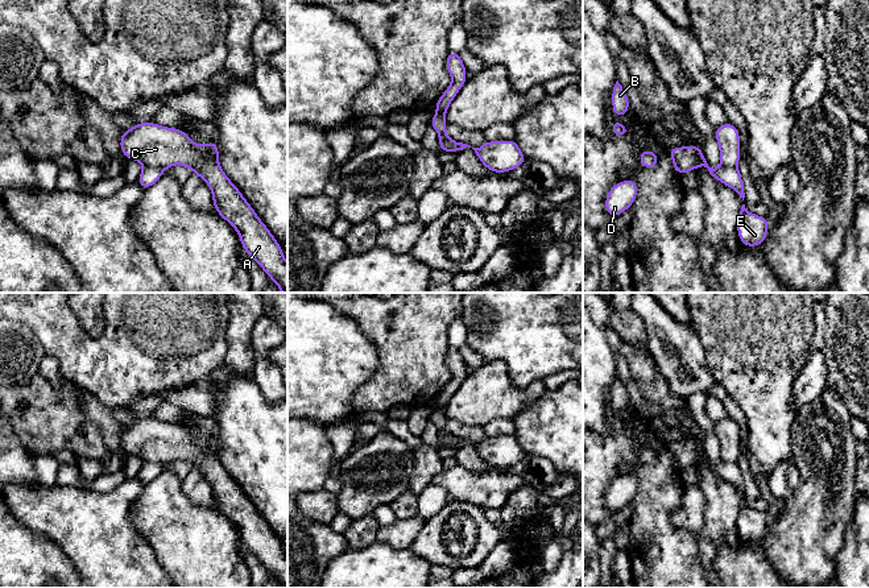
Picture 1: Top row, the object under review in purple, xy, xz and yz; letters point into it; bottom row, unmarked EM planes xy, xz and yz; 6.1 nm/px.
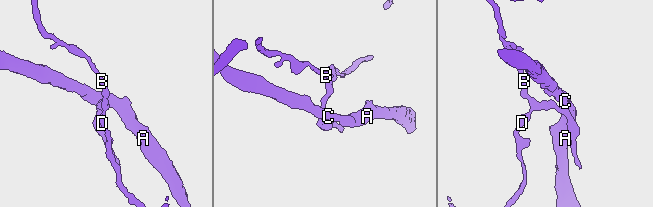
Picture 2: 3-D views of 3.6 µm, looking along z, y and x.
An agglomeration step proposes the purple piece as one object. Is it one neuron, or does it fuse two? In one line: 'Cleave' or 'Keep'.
Cleave

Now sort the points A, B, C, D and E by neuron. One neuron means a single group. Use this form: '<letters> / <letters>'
A C / B D E

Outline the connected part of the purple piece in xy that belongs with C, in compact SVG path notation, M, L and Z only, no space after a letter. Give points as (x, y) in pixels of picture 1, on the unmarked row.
M136 418L131 426L121 427L120 446L127 455L140 456L144 461L165 465L174 460L185 460L210 481L215 506L237 527L241 542L282 588L287 588L287 556L280 538L257 512L240 485L225 471L219 459L219 443L215 434L206 440L196 440L186 427L156 418Z

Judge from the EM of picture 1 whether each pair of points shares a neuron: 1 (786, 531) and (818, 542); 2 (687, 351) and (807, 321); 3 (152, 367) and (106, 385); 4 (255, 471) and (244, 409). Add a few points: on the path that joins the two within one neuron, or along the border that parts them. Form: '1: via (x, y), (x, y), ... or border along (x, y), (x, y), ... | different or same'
1: via (794, 537), (810, 538) | same
2: border along (691, 328), (703, 346), (706, 361), (714, 376) | different
3: via (140, 367), (124, 367), (118, 373) | same
4: via (253, 455), (253, 434), (247, 425) | same

